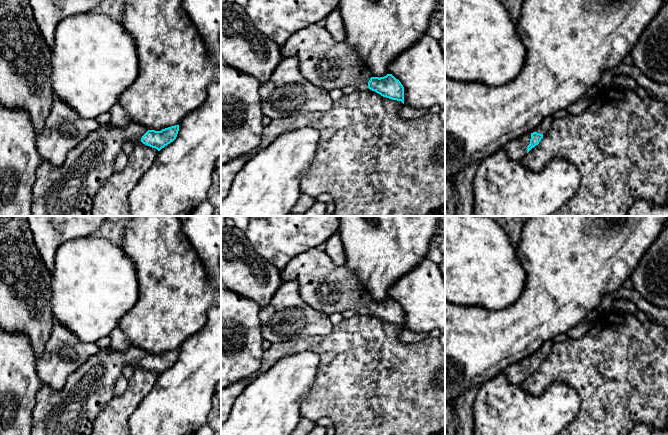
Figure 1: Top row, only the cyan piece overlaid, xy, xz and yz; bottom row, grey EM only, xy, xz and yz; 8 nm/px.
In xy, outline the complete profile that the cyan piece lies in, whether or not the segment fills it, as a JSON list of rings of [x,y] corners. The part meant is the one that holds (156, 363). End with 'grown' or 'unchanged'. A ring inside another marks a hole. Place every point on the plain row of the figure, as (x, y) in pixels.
[[[110,346],[101,348],[98,354],[89,357],[83,365],[68,377],[61,390],[52,390],[49,386],[42,385],[36,394],[31,435],[92,435],[93,422],[104,406],[115,396],[114,384],[122,376],[122,370],[126,366],[133,368],[142,366],[160,375],[176,363],[178,355],[179,349],[155,355],[148,354],[145,350],[134,346],[129,347],[126,351],[117,351]]]; grown

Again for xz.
[[[312,248],[294,257],[280,270],[282,283],[296,281],[304,302],[327,315],[353,310],[375,315],[404,328],[404,311],[392,298],[373,301],[347,266],[336,265],[330,256]]]; grown

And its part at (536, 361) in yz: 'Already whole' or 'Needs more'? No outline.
Needs more

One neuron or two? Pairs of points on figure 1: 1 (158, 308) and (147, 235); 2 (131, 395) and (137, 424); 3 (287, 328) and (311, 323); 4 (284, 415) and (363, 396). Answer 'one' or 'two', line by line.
1: one
2: two
3: one
4: two

